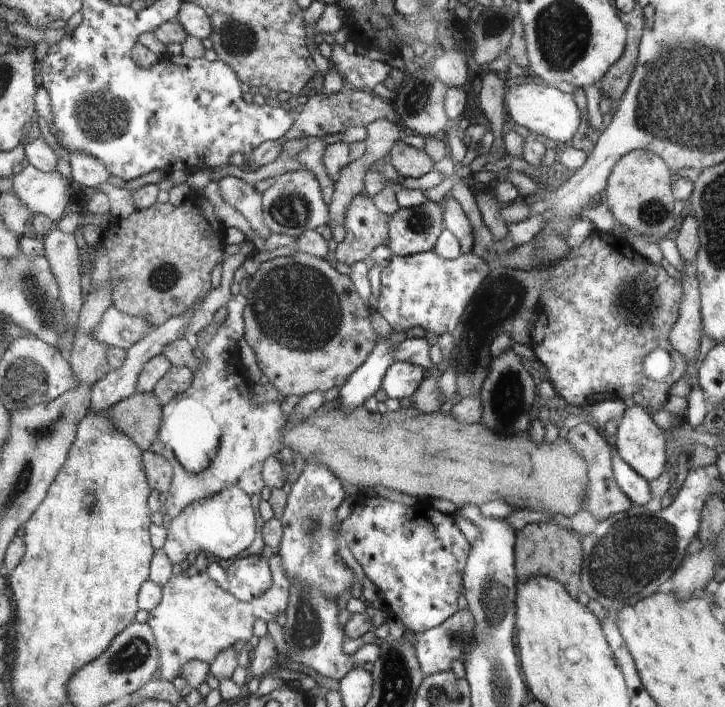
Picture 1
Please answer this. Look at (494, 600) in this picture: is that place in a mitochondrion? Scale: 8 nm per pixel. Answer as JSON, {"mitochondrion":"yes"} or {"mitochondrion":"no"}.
{"mitochondrion":"yes"}

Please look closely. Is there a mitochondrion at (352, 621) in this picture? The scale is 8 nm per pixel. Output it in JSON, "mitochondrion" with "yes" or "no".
{"mitochondrion":"no"}

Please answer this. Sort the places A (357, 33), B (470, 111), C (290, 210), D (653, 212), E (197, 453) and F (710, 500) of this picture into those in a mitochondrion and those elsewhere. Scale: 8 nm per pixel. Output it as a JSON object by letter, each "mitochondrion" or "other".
{"A":"other","B":"other","C":"mitochondrion","D":"mitochondrion","E":"mitochondrion","F":"other"}

